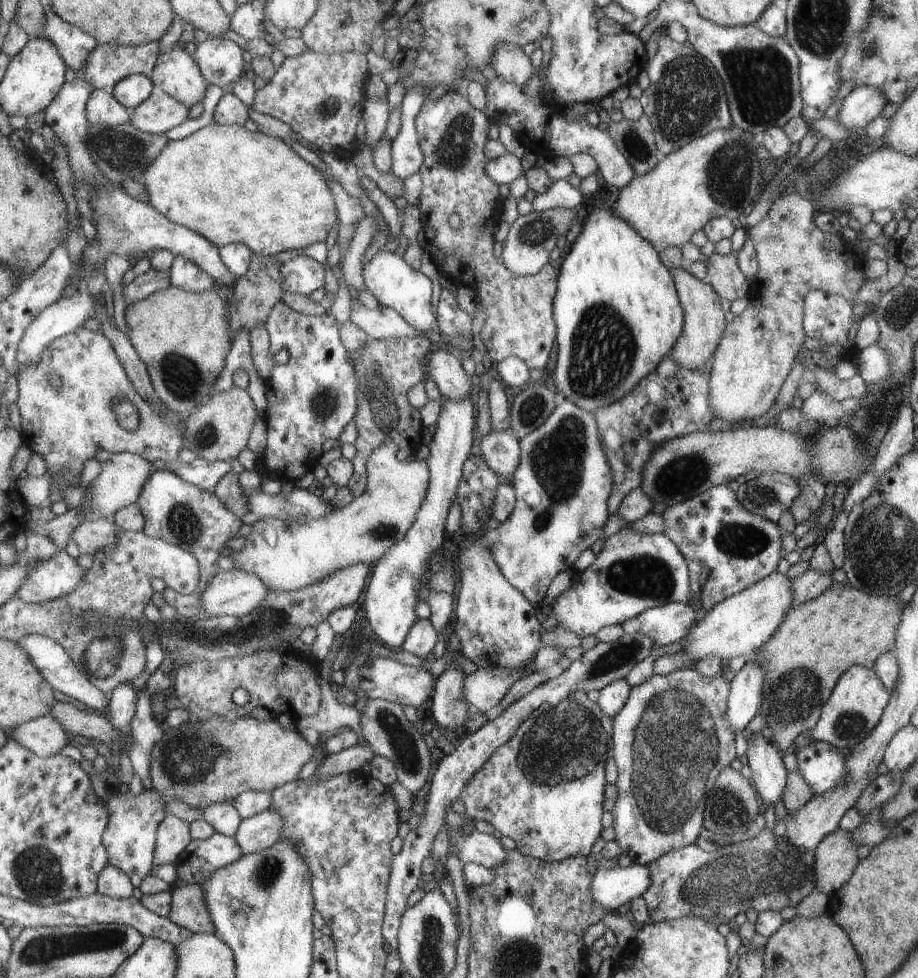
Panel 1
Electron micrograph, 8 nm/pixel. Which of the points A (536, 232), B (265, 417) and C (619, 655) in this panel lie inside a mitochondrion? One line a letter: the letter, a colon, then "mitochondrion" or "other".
A: mitochondrion
B: other
C: mitochondrion

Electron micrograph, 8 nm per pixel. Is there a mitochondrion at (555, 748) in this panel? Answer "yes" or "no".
yes

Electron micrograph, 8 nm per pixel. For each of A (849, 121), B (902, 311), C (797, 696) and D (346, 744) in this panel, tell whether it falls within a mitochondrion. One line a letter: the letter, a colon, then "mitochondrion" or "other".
A: other
B: mitochondrion
C: mitochondrion
D: other

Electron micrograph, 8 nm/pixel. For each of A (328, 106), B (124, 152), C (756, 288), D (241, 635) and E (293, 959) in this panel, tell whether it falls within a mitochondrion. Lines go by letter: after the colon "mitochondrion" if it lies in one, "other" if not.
A: mitochondrion
B: mitochondrion
C: other
D: mitochondrion
E: other

